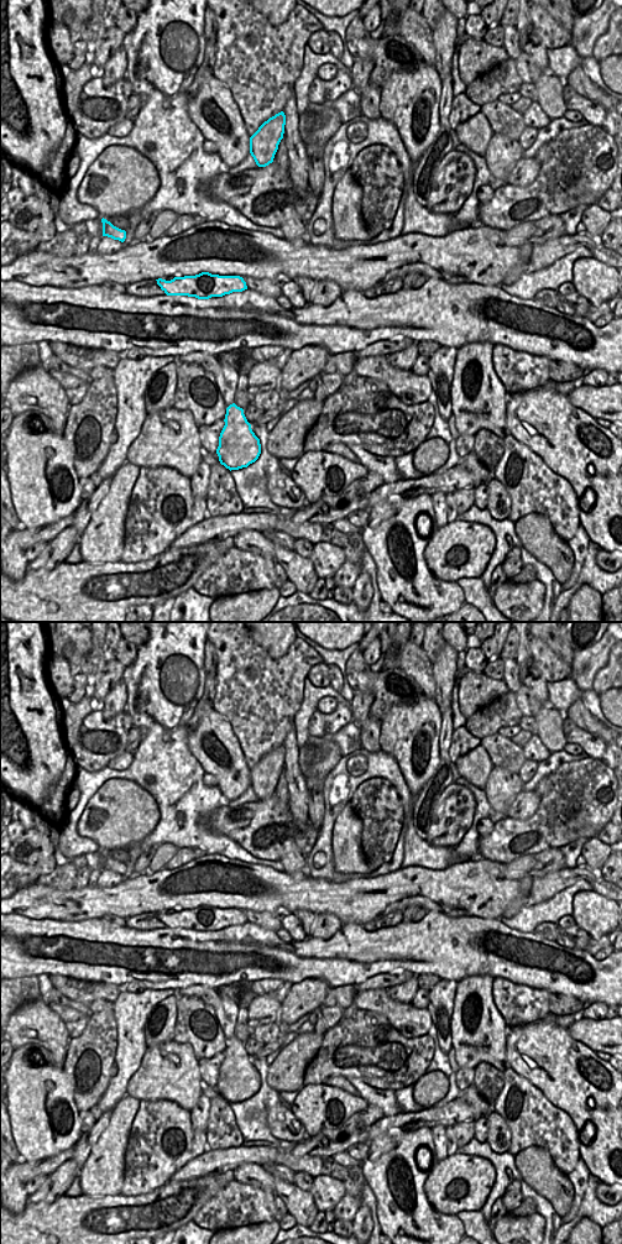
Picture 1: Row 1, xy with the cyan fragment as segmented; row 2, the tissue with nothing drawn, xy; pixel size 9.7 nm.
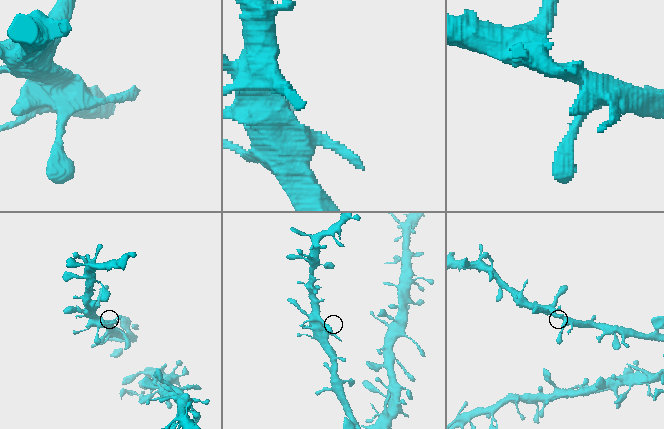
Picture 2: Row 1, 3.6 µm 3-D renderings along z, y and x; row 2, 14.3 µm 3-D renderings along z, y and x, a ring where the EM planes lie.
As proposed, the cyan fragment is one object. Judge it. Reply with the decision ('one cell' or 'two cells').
one cell

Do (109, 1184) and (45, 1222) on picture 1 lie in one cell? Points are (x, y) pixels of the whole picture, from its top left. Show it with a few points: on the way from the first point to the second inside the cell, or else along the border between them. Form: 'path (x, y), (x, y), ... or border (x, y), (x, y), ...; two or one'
border (82, 1193), (119, 1195); two

